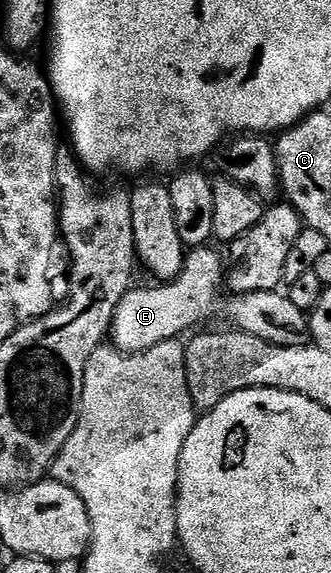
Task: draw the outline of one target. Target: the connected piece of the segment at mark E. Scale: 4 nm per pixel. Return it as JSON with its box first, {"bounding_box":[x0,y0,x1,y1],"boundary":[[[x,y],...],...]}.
{"bounding_box":[110,249,226,354],"boundary":[[[193,249],[185,257],[184,271],[174,279],[156,284],[153,290],[129,290],[114,312],[110,331],[111,341],[117,350],[123,350],[126,354],[140,354],[143,350],[154,348],[154,344],[176,340],[195,331],[199,322],[215,316],[216,286],[225,285],[226,262],[224,266],[223,260],[210,249]]]}

